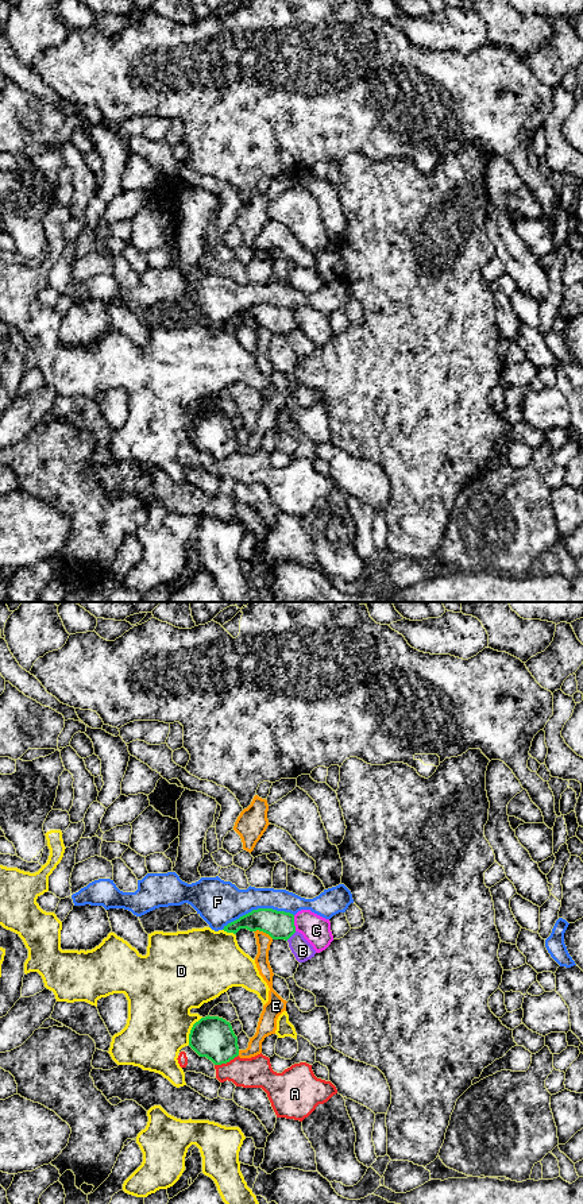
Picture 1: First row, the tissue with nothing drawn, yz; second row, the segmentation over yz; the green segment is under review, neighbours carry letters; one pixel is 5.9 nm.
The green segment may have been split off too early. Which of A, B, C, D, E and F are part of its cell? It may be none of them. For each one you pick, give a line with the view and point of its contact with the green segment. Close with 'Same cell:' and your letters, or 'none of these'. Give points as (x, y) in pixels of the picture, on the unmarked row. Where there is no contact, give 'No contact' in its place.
Same cell: none of these

